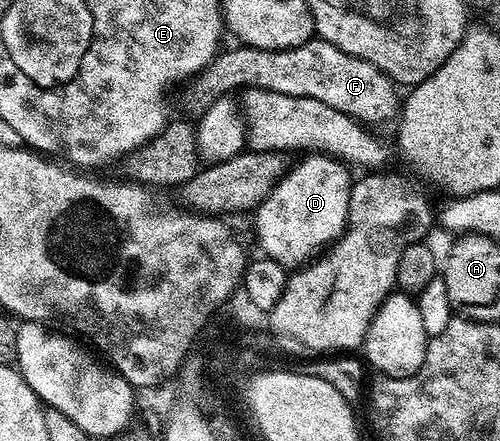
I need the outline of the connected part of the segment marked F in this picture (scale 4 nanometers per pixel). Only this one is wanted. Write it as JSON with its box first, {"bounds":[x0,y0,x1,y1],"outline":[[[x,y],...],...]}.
{"bounds":[190,38,401,126],"outline":[[[313,38],[301,46],[283,48],[279,52],[250,46],[235,46],[232,52],[220,51],[190,84],[191,100],[199,110],[226,97],[233,88],[264,88],[277,94],[317,98],[317,102],[341,110],[341,114],[352,116],[364,126],[375,126],[371,124],[379,124],[382,120],[394,121],[401,108],[401,96],[395,93],[397,85],[394,80],[377,70],[377,66],[353,54],[345,54],[345,50],[322,38]]]}

